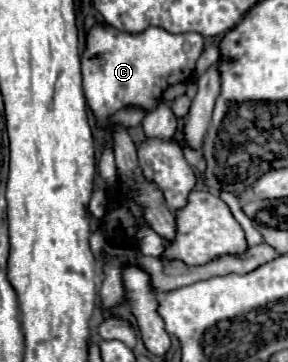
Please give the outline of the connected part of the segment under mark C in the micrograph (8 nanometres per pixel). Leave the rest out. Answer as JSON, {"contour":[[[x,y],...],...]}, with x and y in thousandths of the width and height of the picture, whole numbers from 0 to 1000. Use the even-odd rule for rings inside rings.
{"contour":[[[375,69],[319,75],[299,108],[299,135],[278,157],[306,296],[340,329],[382,323],[424,301],[424,290],[507,290],[507,307],[535,301],[535,285],[563,279],[576,240],[639,229],[667,213],[701,130],[708,102],[694,91],[604,97],[563,75],[521,75],[458,97]]]}

